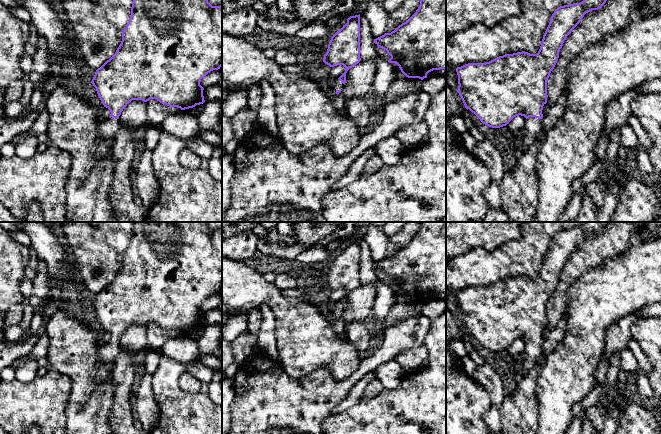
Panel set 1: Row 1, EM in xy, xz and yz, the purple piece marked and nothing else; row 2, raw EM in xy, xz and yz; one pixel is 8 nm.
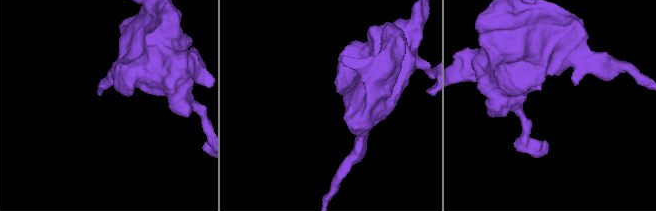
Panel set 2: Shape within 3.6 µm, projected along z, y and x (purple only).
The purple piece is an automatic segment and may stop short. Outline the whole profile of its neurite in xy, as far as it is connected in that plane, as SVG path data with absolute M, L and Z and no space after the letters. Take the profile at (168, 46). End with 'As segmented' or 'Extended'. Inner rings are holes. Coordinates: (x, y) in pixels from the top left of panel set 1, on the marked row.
M133 0L131 7L130 19L122 31L122 41L117 48L115 54L107 60L100 68L95 72L95 75L91 81L96 88L97 94L102 101L104 107L108 108L111 112L108 119L101 119L99 123L100 139L97 142L97 149L95 152L96 158L101 158L106 155L112 148L113 140L116 132L120 129L122 123L119 120L119 116L123 109L132 100L142 100L144 102L150 99L157 99L160 103L170 107L178 107L181 110L193 108L196 105L203 104L205 102L203 96L204 88L200 85L201 79L213 70L218 70L222 66L222 6L212 6L208 0Z. Extended

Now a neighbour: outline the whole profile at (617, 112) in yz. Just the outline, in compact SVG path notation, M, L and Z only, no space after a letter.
M634 87L606 103L604 130L609 133L609 137L614 129L621 129L628 124L628 119L633 114L631 102L642 94L639 88Z

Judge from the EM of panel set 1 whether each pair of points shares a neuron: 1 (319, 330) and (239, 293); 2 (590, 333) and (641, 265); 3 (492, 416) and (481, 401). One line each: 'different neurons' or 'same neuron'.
1: same neuron
2: same neuron
3: different neurons

